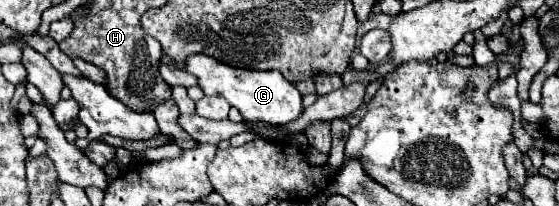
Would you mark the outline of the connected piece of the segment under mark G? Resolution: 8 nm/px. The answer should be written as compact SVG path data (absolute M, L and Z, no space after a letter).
M194 54L186 58L184 70L198 78L198 86L204 96L222 96L230 106L238 108L244 120L248 122L266 122L272 126L284 126L296 120L302 114L302 96L294 84L290 84L278 70L260 72L260 70L244 70L222 64L206 54Z

